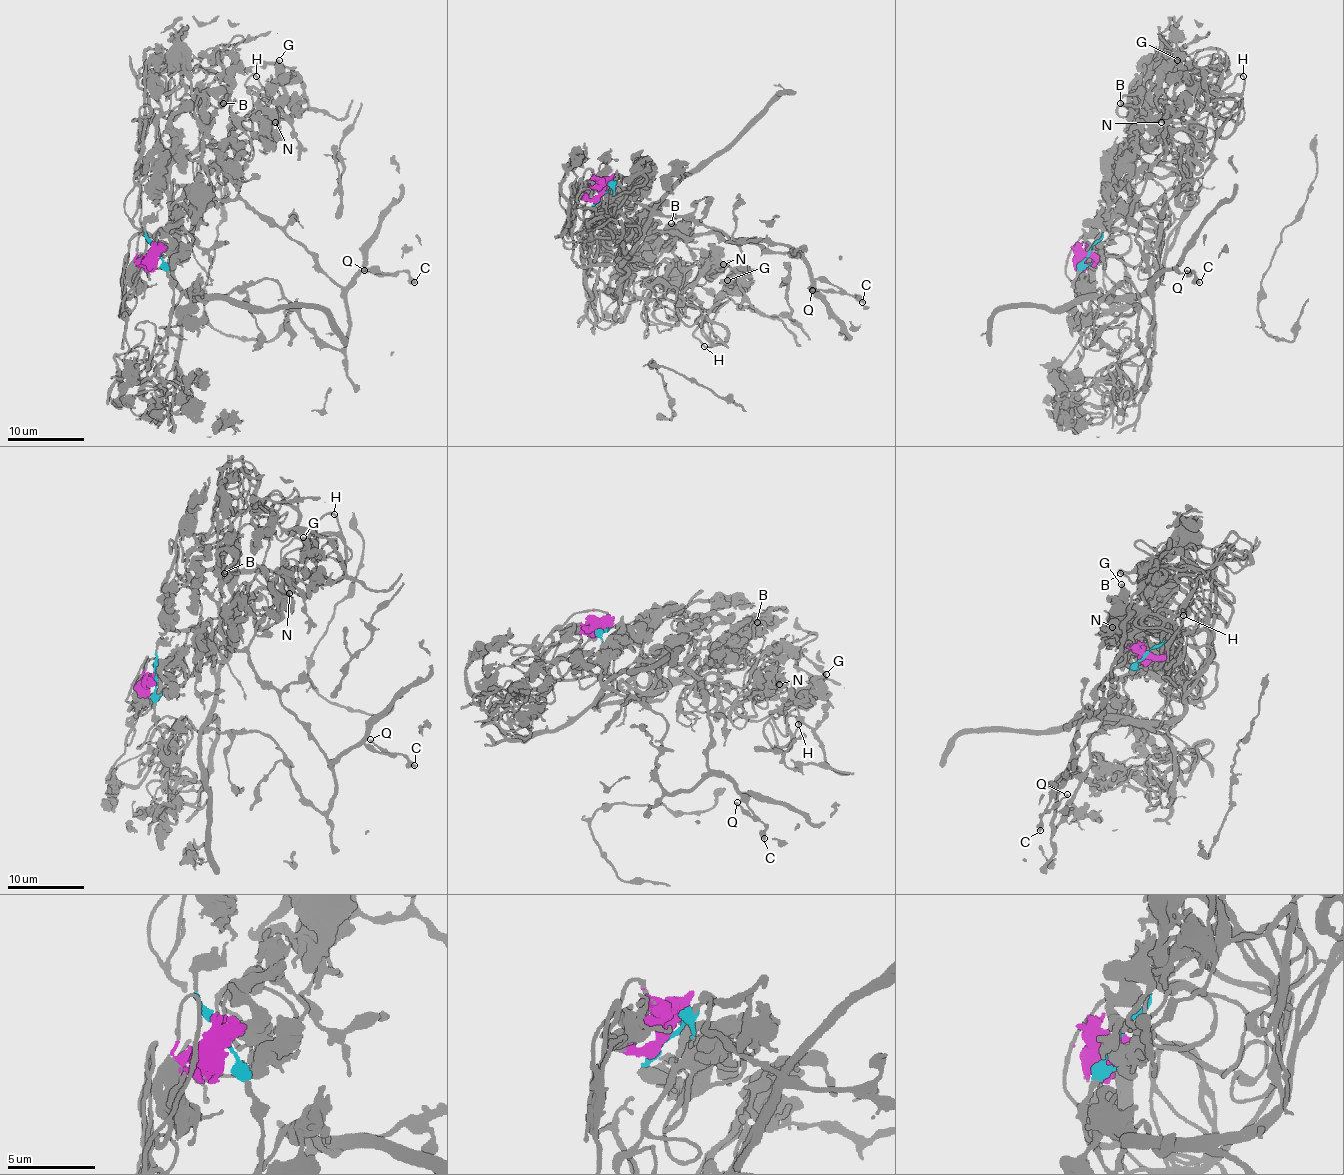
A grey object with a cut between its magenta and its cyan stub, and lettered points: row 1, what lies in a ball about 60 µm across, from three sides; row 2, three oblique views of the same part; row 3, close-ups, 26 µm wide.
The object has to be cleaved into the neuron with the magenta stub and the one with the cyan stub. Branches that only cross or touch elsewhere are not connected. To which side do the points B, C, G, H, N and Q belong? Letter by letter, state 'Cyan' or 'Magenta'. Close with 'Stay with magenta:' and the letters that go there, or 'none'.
B: Magenta
C: Cyan
G: Magenta
H: Magenta
N: Magenta
Q: Cyan
Stay with magenta: B, G, H, N

